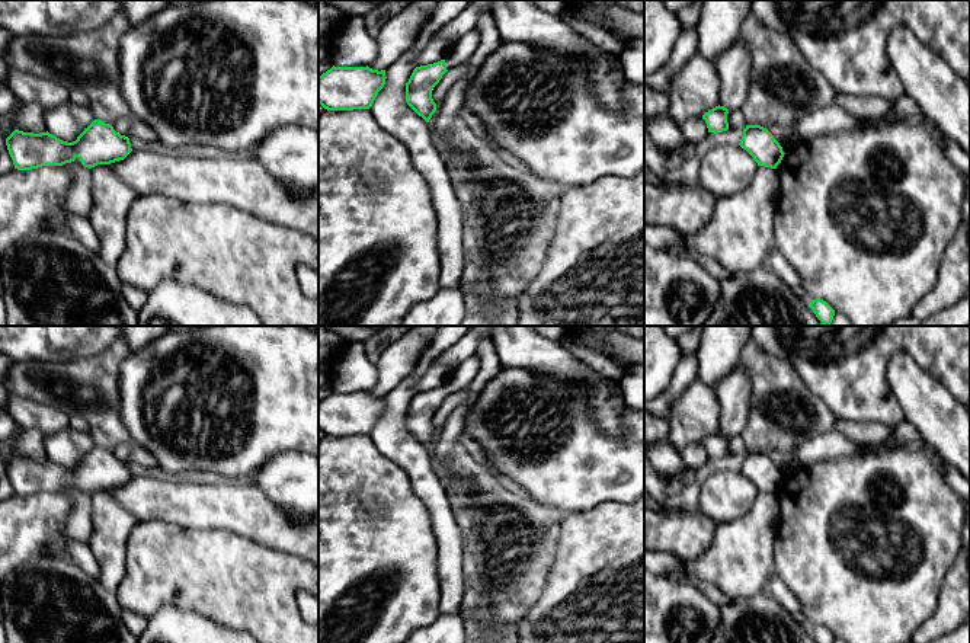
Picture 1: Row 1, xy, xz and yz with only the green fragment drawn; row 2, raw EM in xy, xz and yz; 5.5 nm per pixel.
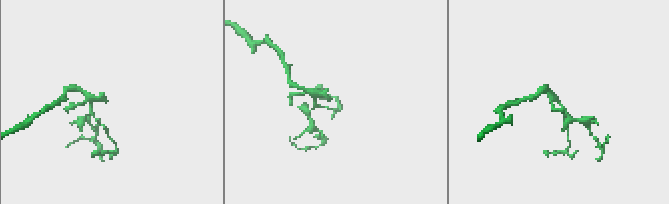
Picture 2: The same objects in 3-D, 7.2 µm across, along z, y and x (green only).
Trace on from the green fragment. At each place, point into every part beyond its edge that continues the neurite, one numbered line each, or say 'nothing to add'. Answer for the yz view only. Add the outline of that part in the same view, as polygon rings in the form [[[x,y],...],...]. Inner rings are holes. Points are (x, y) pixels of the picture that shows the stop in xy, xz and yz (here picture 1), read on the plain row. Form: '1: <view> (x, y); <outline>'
1: yz (733, 390); [[[739,365],[713,386],[718,400],[718,431],[742,435],[750,415],[750,378]]]

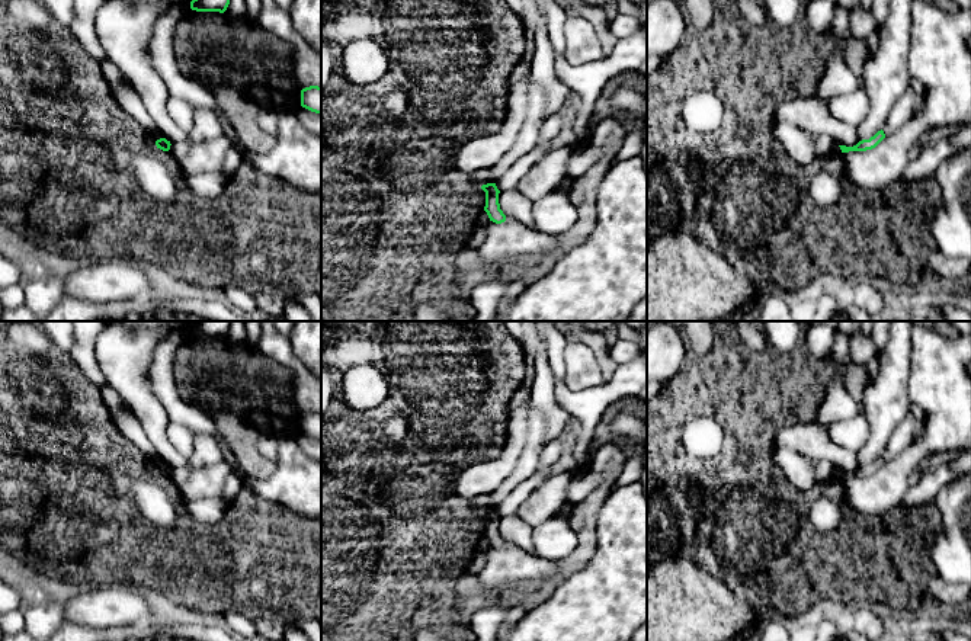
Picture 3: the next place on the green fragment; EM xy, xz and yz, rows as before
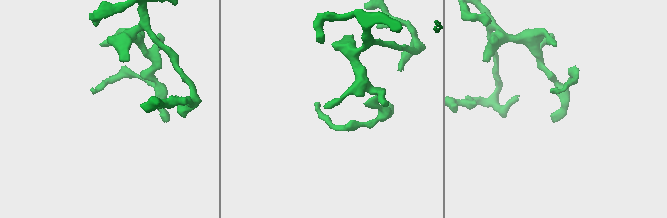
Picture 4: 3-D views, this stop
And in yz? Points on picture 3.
nothing to add

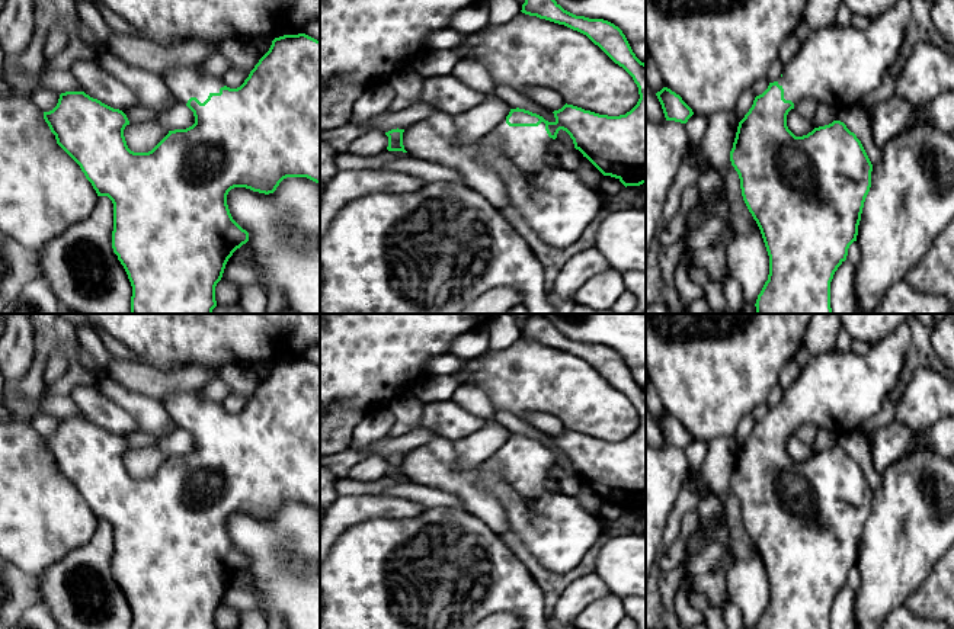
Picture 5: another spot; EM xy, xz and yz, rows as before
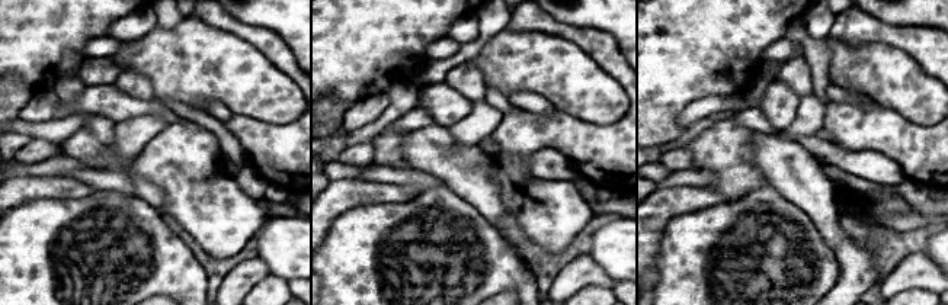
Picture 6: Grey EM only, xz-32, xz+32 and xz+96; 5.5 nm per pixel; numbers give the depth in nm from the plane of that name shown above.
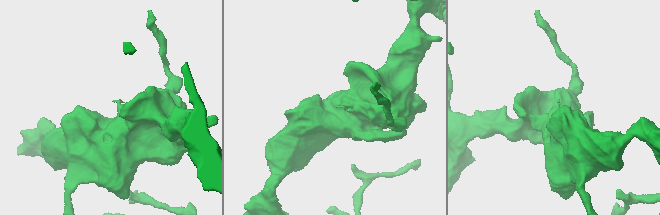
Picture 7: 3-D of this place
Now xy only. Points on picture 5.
1: xy (185, 407); [[[172,391],[160,399],[173,421],[185,430],[191,423],[204,429],[211,418],[220,418],[225,411],[221,402],[205,399],[199,391]]]

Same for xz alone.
1: xz (556, 529); [[[503,445],[480,465],[477,484],[502,503],[509,532],[524,542],[532,556],[548,571],[564,574],[577,567],[588,551],[595,548],[605,527],[599,516],[588,513],[574,497],[545,490],[545,472],[553,466],[544,447],[538,452],[509,452]]]

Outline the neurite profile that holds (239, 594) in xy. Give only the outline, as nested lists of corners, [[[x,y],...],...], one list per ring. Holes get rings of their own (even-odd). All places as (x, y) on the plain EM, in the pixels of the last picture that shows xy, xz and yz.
[[[237,574],[228,584],[223,606],[233,607],[236,610],[259,610],[259,597],[253,591],[253,578],[247,574]]]

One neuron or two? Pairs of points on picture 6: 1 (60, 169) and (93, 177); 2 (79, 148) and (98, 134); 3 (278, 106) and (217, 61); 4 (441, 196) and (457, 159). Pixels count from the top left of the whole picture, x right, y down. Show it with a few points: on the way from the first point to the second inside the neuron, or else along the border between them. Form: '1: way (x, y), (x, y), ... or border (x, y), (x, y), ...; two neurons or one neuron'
1: border (86, 166), (61, 175); two neurons
2: way (83, 144), (93, 138); one neuron
3: way (263, 92), (231, 71); one neuron
4: border (445, 186), (473, 206); two neurons

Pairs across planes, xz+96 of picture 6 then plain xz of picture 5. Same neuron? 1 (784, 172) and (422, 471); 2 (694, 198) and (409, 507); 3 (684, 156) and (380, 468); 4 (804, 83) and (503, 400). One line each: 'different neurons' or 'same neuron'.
1: same neuron
2: same neuron
3: same neuron
4: different neurons

